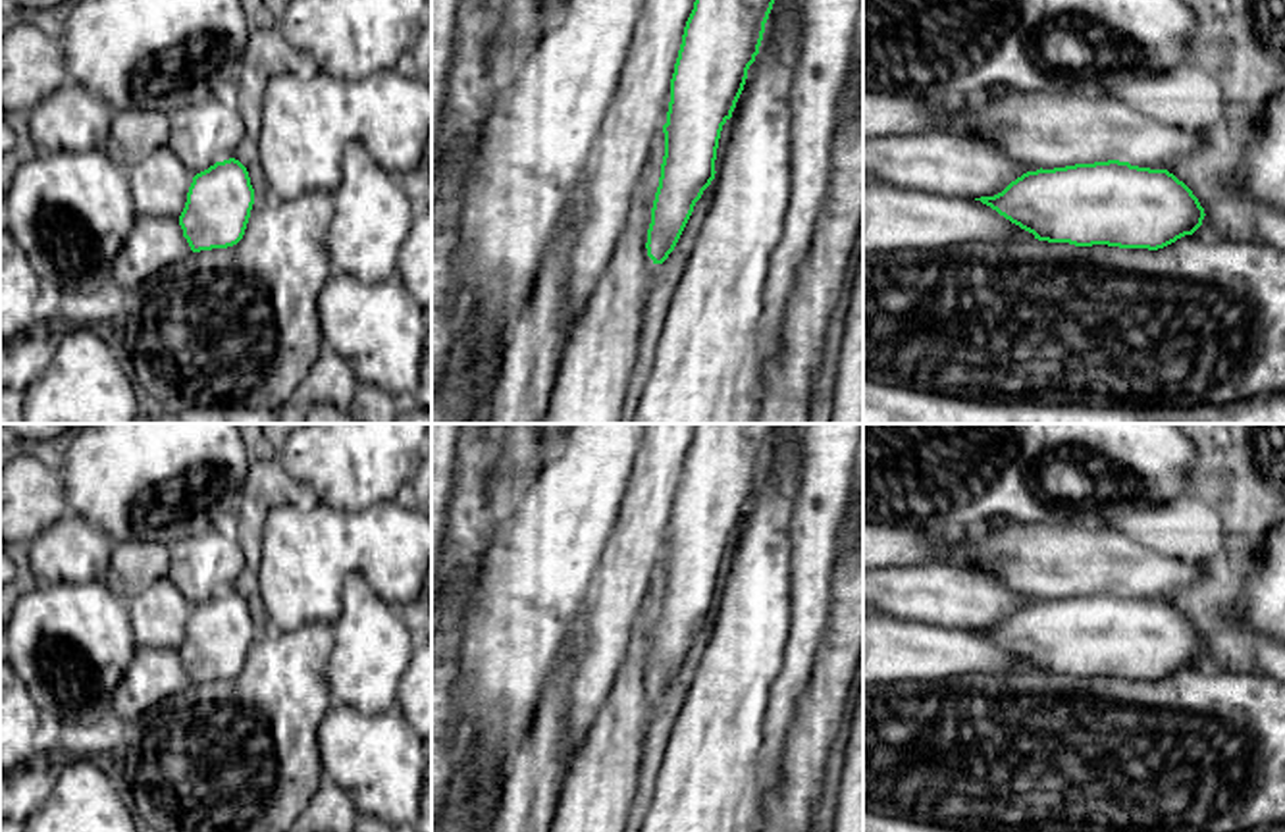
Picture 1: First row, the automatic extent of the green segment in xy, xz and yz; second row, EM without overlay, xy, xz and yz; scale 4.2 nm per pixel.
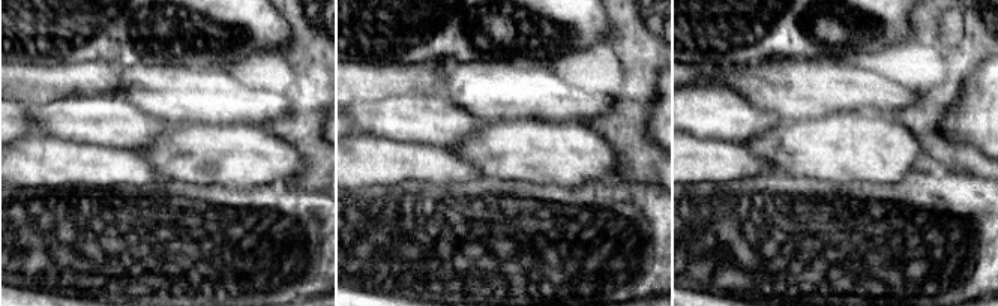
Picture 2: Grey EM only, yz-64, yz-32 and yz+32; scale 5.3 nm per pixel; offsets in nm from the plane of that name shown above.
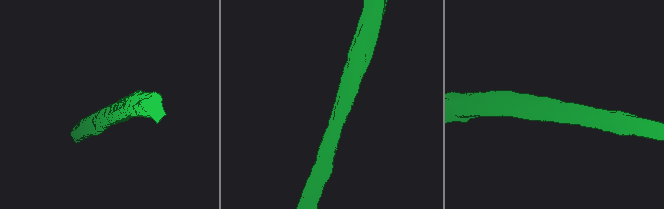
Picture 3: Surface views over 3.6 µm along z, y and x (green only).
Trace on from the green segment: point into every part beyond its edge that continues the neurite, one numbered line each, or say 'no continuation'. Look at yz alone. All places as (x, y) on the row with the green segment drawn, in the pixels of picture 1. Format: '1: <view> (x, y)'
no continuation

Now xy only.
no continuation

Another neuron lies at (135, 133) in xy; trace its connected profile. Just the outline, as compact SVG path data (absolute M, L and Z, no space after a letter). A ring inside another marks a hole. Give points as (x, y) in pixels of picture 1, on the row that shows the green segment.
M127 108L112 117L110 137L104 150L116 164L131 171L139 162L168 146L170 116L156 110Z

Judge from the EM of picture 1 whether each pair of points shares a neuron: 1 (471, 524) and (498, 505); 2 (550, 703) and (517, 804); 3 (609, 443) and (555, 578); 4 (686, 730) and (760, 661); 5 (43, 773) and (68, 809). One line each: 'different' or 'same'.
1: different
2: same
3: same
4: same
5: different

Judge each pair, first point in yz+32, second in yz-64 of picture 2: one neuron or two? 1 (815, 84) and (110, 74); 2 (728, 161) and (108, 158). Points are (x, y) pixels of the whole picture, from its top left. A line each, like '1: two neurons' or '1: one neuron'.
1: two neurons
2: one neuron

